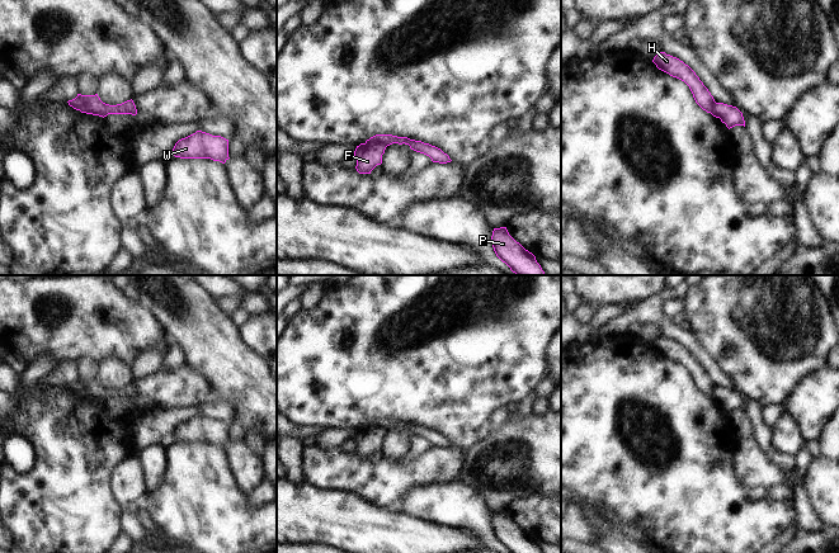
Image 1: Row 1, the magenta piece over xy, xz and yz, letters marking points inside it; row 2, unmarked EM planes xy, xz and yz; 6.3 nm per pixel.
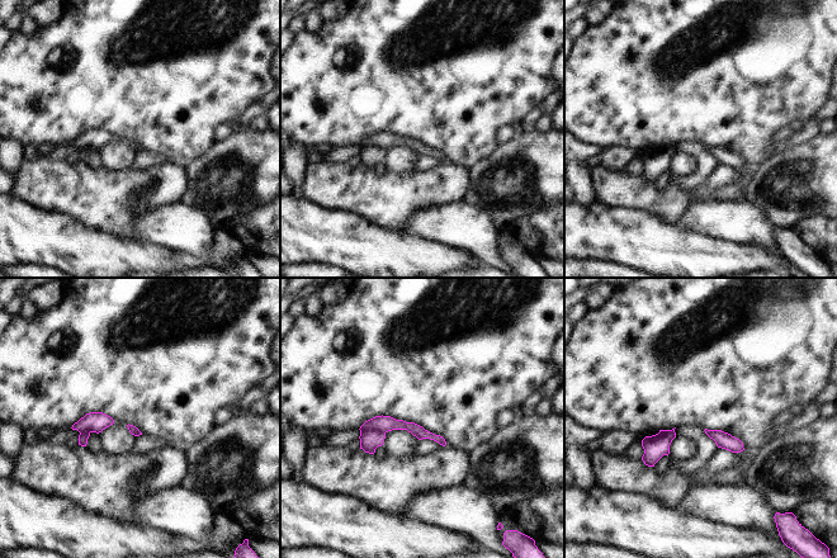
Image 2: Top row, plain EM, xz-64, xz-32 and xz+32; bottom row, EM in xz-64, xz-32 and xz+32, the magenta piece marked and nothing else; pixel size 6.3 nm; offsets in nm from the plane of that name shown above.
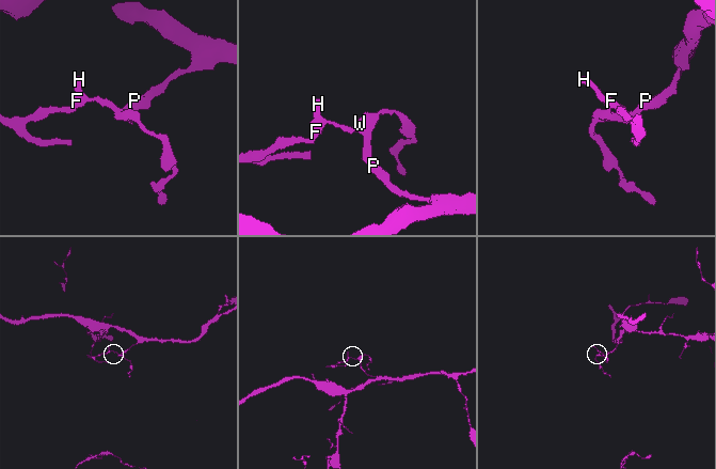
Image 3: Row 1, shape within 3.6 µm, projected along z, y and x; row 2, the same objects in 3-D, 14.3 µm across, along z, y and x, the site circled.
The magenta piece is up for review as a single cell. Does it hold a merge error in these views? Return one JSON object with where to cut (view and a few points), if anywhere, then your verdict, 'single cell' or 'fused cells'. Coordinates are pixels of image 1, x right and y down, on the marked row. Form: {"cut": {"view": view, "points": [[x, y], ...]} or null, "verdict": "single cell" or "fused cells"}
{"cut": {"view": "xz", "points": [[366, 142], [382, 142], [386, 146]]}, "verdict": "fused cells"}

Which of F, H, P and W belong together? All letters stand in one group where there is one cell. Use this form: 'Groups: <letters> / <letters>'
Groups: F / H P W

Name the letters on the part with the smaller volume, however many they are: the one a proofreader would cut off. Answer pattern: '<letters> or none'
F

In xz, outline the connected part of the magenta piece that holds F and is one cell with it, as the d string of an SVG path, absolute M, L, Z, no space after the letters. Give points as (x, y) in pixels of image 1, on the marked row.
M373 141L357 146L354 151L357 171L359 174L371 174L377 165L382 164L382 155L385 153L386 147L386 145L376 143Z

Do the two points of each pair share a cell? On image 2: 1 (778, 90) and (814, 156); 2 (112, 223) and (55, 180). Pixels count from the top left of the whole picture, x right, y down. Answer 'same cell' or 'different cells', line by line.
1: different cells
2: same cell

